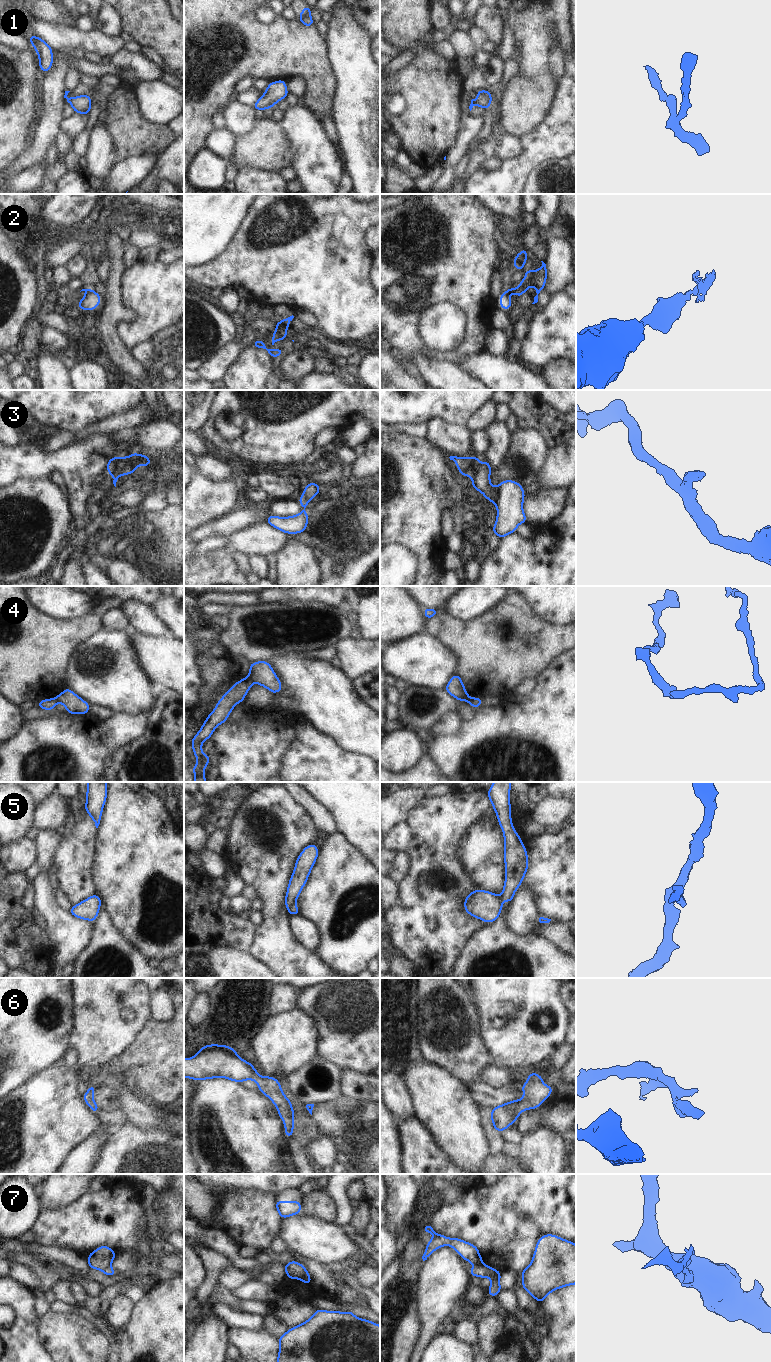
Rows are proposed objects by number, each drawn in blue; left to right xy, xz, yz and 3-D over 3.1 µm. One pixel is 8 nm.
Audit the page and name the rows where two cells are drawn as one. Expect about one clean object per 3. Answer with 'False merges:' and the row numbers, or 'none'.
False merges: 2, 3, 4, 5, 7

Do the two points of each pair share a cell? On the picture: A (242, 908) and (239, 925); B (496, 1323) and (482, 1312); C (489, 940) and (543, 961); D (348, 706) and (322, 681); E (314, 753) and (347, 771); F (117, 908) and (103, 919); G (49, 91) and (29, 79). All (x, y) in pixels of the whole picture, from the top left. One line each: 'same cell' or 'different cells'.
A: different cells
B: different cells
C: same cell
D: same cell
E: same cell
F: different cells
G: different cells

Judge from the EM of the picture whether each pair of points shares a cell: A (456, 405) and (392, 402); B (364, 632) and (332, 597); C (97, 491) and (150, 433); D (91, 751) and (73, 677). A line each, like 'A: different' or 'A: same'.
A: same
B: same
C: different
D: different

